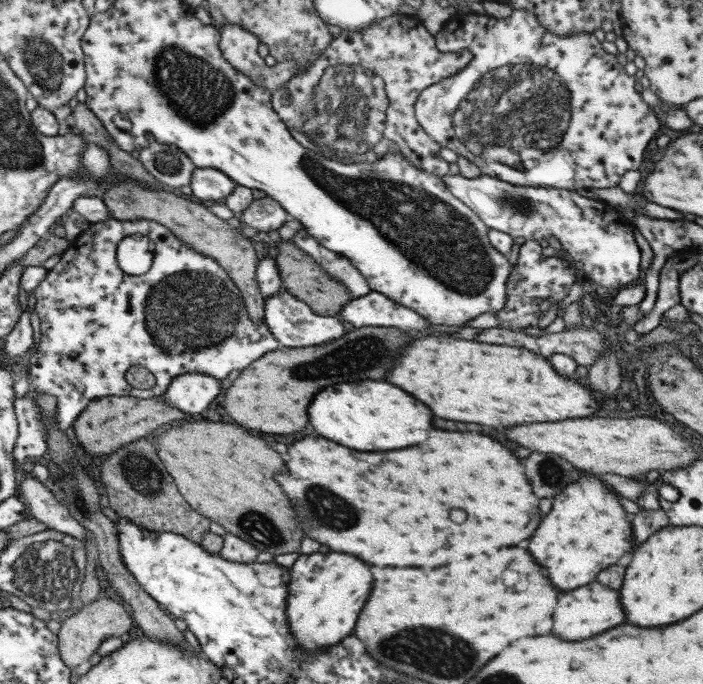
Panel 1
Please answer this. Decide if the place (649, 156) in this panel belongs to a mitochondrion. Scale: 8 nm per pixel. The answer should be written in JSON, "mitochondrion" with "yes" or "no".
{"mitochondrion":"no"}

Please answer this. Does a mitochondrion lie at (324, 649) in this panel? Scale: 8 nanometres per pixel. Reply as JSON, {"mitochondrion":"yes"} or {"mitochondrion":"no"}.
{"mitochondrion":"no"}

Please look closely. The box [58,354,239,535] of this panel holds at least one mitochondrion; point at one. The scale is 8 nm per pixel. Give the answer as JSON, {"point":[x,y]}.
{"point":[135,467]}

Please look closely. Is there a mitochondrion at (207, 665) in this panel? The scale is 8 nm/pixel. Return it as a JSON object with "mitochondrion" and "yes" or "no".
{"mitochondrion":"no"}

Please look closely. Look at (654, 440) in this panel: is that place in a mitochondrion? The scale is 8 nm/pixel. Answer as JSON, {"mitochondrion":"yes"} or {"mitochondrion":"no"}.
{"mitochondrion":"no"}

